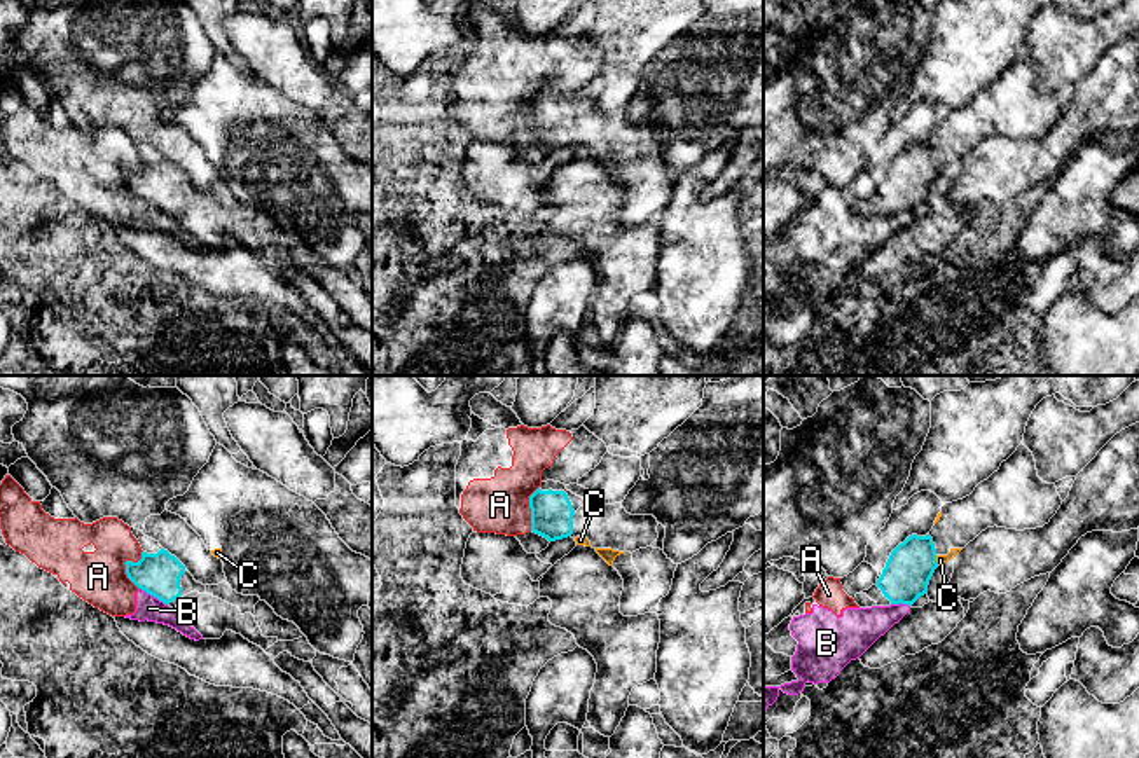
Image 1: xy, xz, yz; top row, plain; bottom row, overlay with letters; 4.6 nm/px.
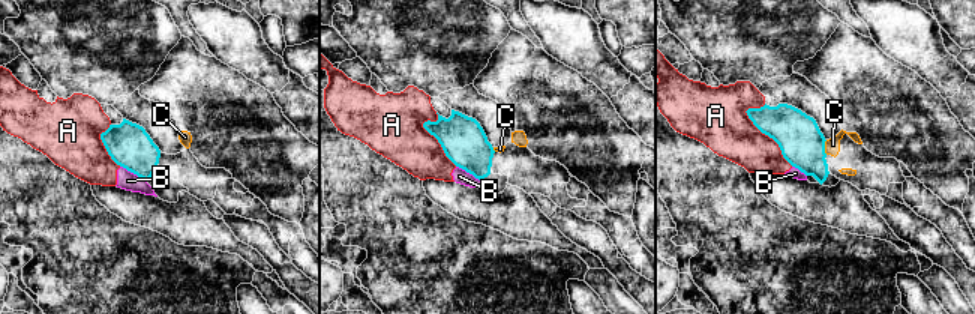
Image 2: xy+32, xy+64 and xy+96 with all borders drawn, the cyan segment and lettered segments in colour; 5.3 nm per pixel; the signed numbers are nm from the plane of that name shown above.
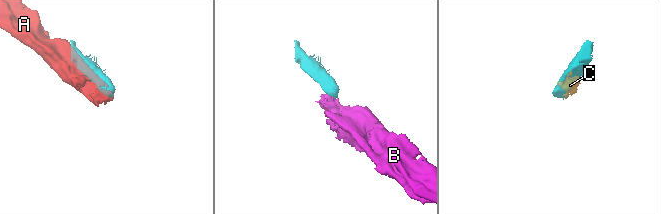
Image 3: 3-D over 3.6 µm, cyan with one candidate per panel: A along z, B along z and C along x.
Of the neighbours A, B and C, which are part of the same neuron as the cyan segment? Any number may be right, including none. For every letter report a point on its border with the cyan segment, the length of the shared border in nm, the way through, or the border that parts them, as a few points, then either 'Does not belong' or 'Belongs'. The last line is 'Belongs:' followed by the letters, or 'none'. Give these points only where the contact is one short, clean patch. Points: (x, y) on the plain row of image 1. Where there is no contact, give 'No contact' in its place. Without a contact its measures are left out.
A: Touches cyan at xy (124, 172). Shared border 180 nm. Does not belong
B: Touches cyan at xy (154, 205). Shared border 150 nm. Boundary: xy (140, 196), (166, 213). Does not belong
C: Touches cyan at yz (935, 170). Shared border 50 nm. Belongs
Belongs: C

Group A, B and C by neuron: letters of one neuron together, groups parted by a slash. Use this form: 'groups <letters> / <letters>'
groups A B / C

